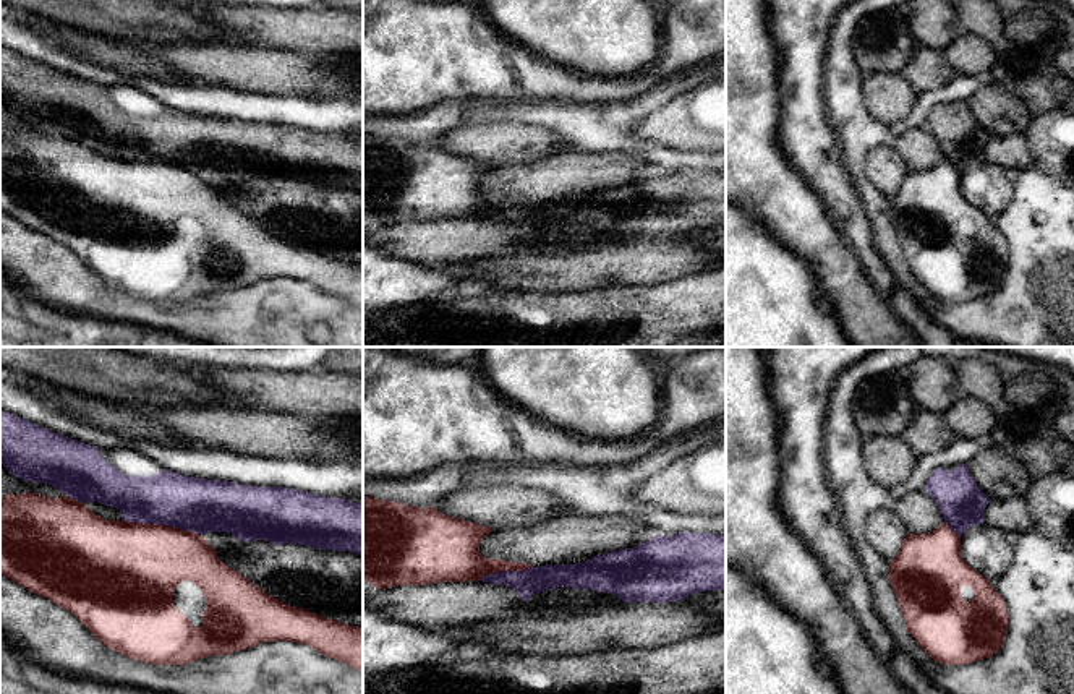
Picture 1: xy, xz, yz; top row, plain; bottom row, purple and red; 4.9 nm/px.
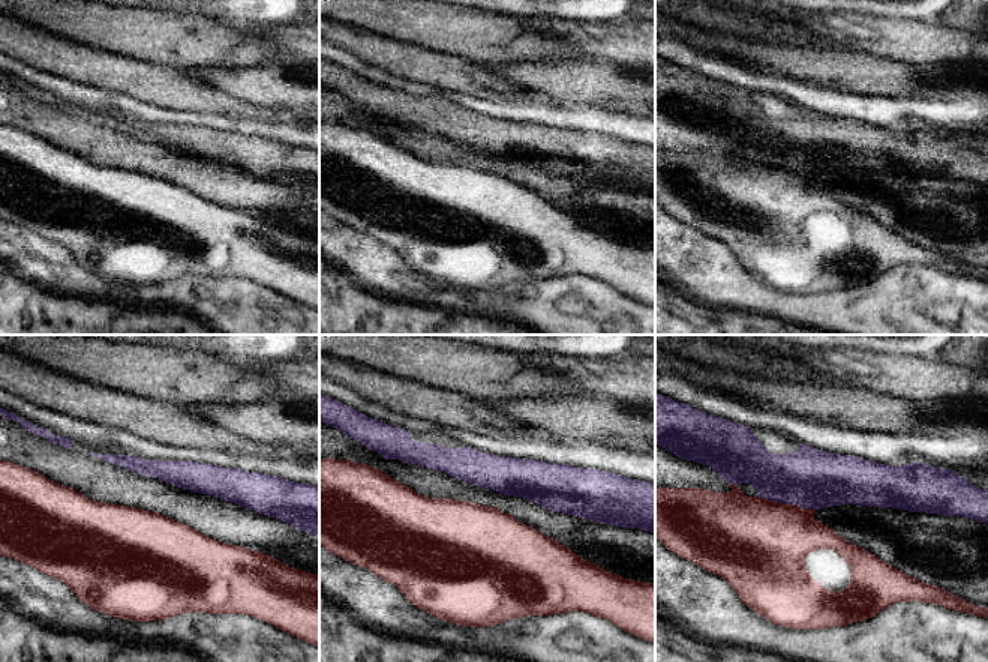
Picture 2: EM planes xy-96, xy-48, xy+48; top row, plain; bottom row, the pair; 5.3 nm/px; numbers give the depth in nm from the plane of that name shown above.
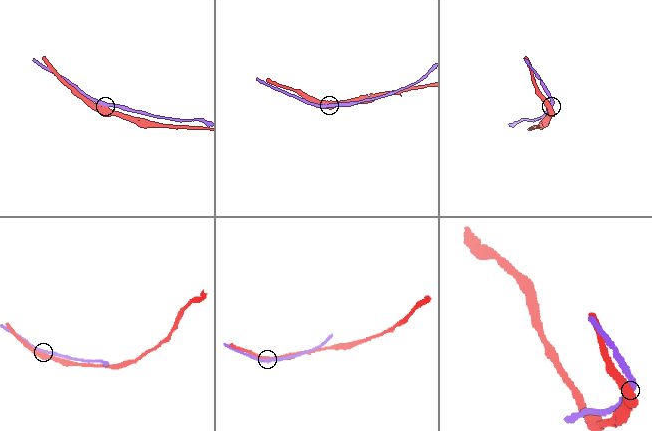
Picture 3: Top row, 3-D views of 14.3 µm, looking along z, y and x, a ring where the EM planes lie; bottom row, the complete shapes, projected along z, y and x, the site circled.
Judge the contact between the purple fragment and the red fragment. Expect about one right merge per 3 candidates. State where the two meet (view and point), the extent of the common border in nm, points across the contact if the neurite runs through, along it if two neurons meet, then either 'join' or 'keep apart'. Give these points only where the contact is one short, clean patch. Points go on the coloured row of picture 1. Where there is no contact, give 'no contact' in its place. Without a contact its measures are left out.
contact xy (162, 524); length 400 nm; border xy (122, 519), (169, 524), (201, 535); keep apart

